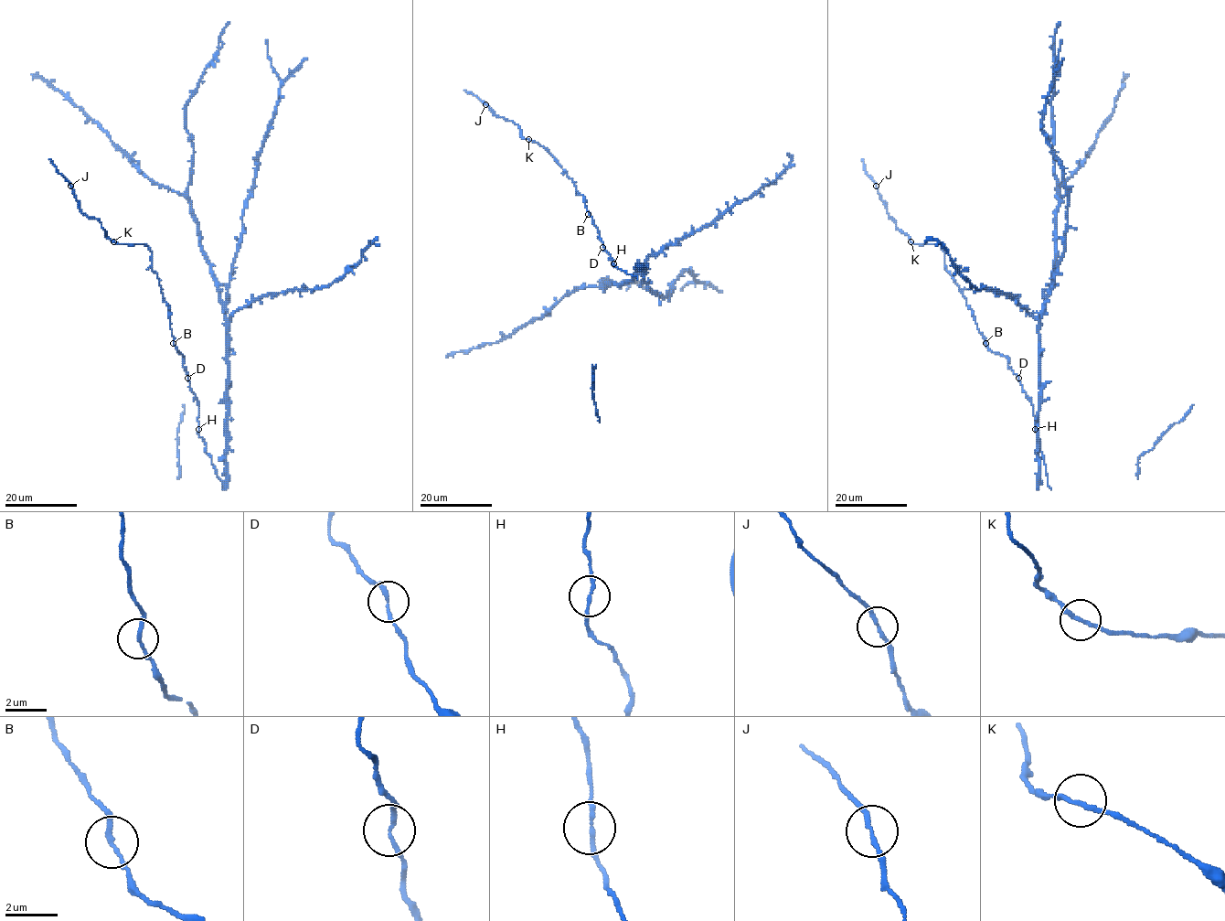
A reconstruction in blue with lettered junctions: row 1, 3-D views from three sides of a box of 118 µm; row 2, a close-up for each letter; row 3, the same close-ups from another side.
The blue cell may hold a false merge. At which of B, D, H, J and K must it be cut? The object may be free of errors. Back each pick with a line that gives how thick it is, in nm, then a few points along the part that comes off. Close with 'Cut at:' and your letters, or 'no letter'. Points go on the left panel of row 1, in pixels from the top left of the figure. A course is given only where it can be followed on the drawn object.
Cut at: no letter

